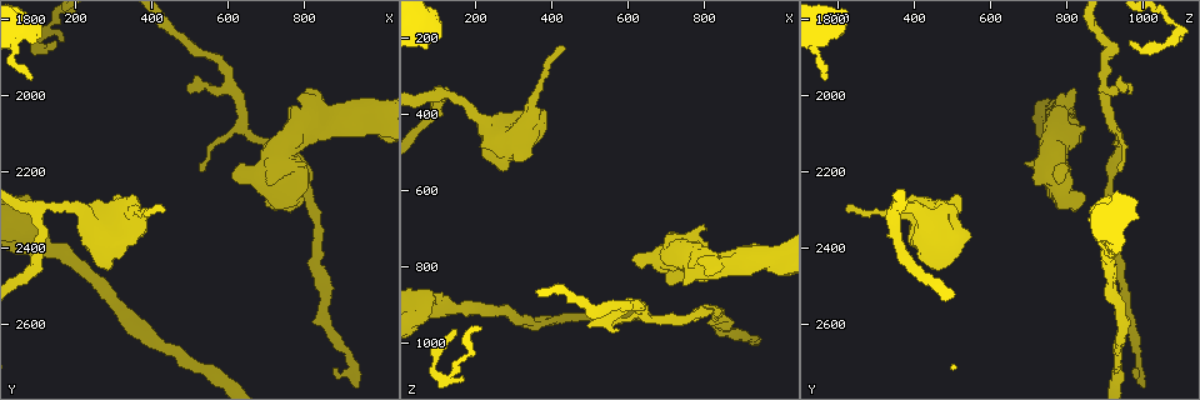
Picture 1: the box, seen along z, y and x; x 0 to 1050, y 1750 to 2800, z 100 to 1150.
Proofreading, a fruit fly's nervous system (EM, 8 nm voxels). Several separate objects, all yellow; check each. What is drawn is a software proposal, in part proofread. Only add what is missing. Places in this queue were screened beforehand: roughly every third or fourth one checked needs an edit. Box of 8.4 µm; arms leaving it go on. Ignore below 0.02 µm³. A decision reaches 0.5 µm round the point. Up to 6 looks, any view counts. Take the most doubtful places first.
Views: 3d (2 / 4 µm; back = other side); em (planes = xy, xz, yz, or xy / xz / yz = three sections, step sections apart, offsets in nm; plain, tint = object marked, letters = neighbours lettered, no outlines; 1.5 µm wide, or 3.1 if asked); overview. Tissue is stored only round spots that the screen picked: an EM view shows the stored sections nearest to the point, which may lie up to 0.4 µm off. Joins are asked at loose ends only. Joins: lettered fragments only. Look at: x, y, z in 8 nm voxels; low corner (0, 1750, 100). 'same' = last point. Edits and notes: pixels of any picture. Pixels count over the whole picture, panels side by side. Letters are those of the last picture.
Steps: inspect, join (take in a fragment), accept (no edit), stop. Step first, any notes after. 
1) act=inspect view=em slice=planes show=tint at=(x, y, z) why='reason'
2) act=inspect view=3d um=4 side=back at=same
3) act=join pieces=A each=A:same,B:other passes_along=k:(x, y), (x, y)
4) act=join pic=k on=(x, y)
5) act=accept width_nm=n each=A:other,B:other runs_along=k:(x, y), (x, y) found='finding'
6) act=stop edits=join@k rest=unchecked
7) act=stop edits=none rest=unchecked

act=inspect view=em slice=planes show=plain at=(800, 1990, 820) why='stops while still wide'

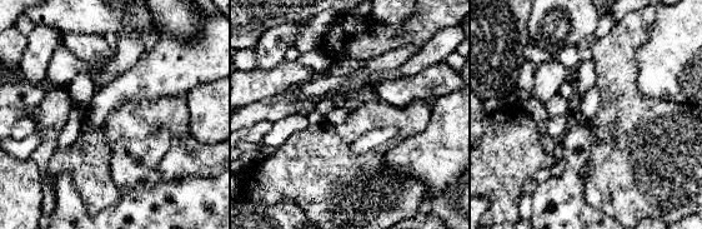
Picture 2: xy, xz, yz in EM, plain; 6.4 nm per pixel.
act=inspect view=em slice=planes show=letters at=same why='what lies round it'

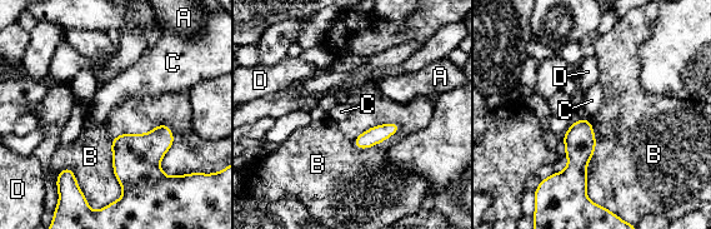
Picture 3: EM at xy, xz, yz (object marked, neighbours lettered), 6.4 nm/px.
act=accept each=A:other,B:other,C:other,D:other border=3:(400, 124), (379, 143), (353, 145) found='no lettered fragment goes on from it'

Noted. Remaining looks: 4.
act=inspect view=em um=3.1 slice=planes show=tint at=(310, 2265, 515) why='branch stops here'

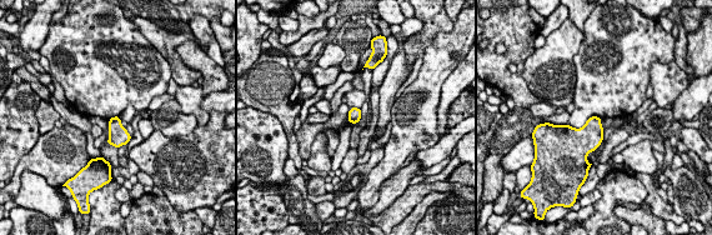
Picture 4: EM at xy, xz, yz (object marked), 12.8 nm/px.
act=inspect view=em um=3.1 slice=planes show=letters at=same why='see the neighbours'

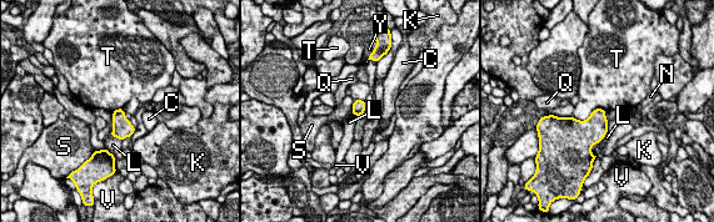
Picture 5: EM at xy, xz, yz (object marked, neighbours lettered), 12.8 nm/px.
act=accept longest_contact=T:440nm each=C:other,K:other,L:other,N:other,Q:other,S:other,T:other,V:other,Y:other border=5:(604, 109), (584, 120), (572, 116) found='none of them fits'

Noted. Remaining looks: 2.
act=inspect view=3d um=2 at=(70, 2265, 910) why='branch stops here'

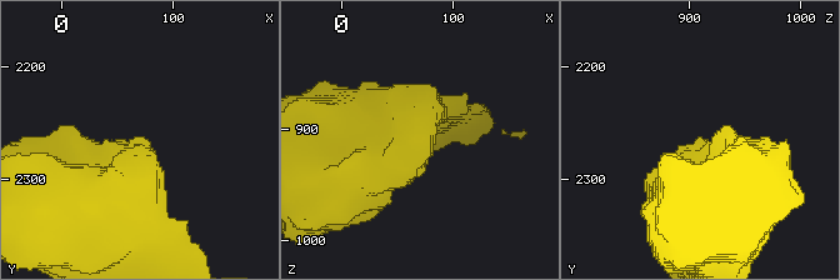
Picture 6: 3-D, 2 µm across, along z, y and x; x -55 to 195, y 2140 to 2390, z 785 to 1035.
act=inspect view=em slice=planes show=letters at=(70, 2260, 912)

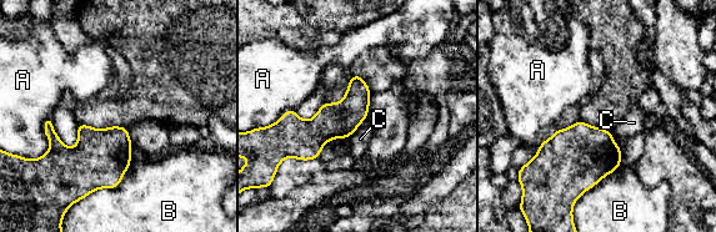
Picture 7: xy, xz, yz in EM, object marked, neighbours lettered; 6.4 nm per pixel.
act=accept longest_contact=B:400nm each=A:other,B:other,C:other found='none of them fits'

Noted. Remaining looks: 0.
act=stop edits=none rest=unchecked

